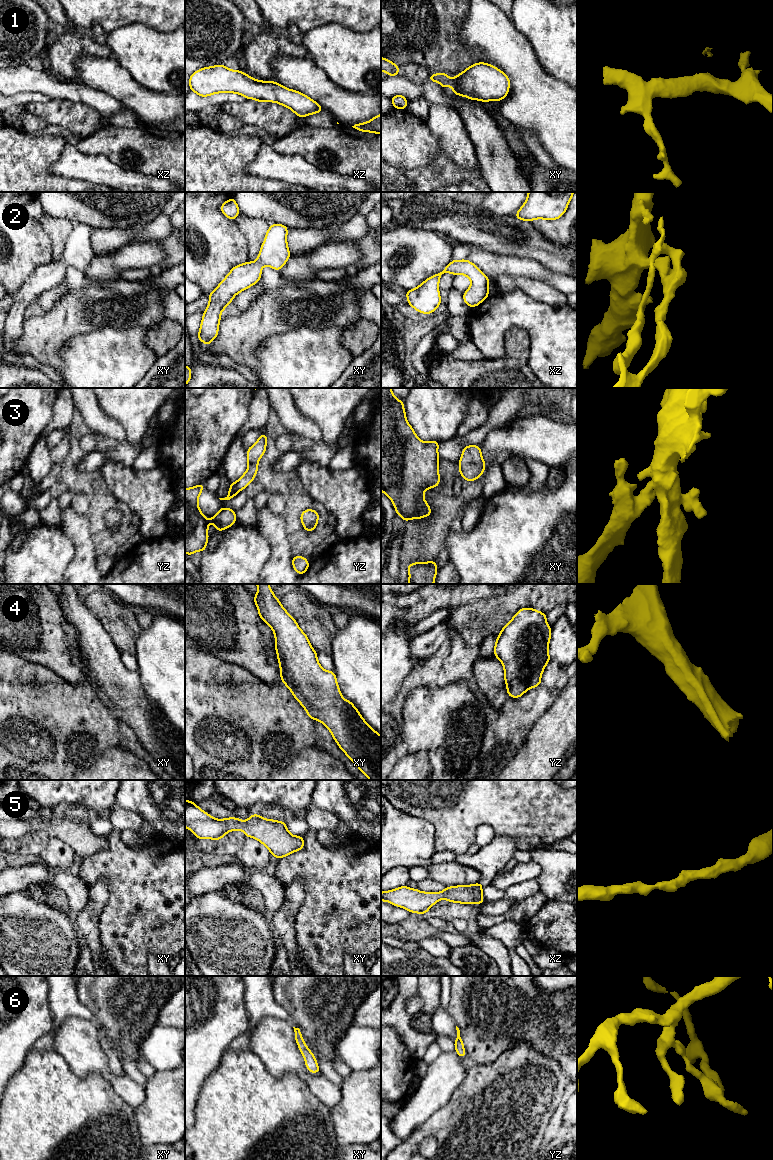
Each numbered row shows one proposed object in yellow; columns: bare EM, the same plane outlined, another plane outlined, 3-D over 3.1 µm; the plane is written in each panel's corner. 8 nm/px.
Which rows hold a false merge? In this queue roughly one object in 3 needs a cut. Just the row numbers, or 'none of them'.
1

